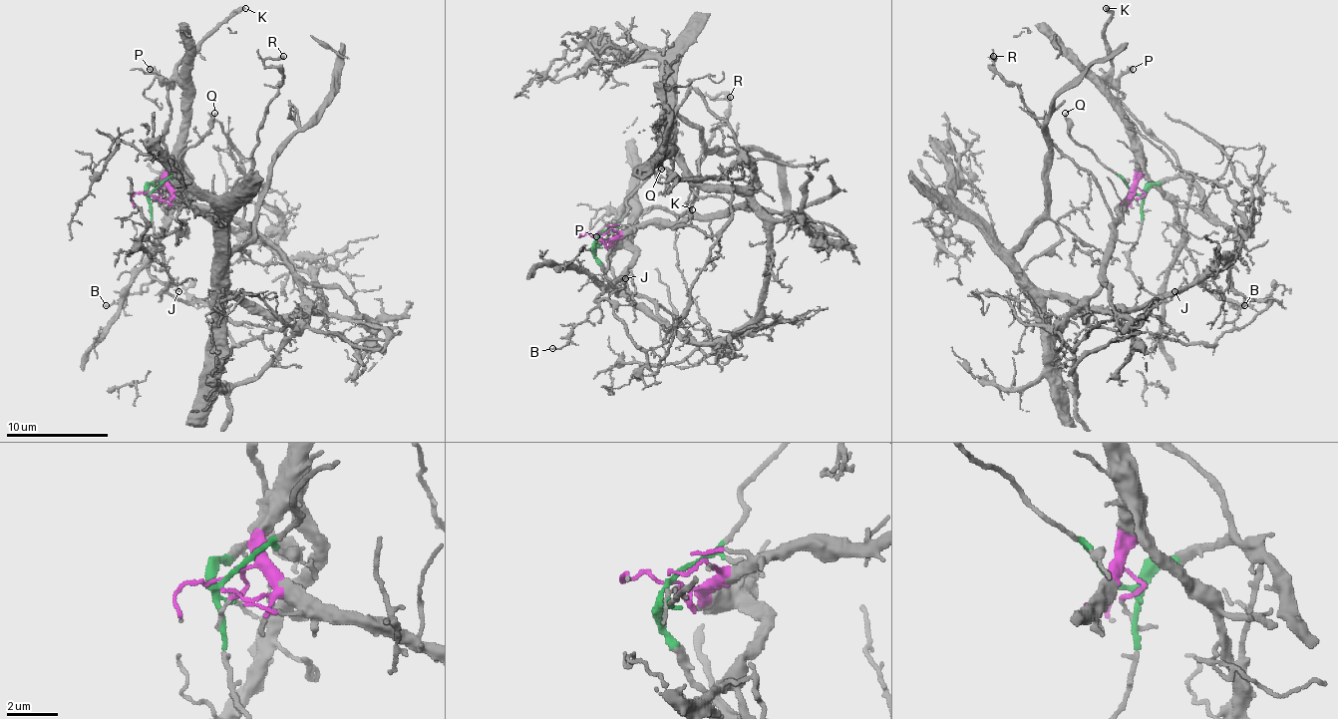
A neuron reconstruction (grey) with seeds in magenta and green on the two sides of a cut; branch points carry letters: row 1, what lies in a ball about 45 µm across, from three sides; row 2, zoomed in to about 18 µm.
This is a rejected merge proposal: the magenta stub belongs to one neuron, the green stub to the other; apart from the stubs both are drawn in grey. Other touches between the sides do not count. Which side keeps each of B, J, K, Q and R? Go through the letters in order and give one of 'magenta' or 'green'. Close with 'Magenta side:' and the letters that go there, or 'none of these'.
B: magenta
J: magenta
K: magenta
Q: green
R: magenta
Magenta side: B, J, K, R

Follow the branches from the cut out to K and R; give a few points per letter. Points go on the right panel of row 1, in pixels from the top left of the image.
K: (1133, 193), (1136, 155), (1125, 111), (1108, 88), (1102, 76), (1110, 65), (1105, 35), (1110, 12), (1105, 9)
R: (1133, 193), (1120, 205), (1120, 216), (1113, 216), (1095, 180), (1077, 168), (1020, 91), (990, 68), (992, 55)

